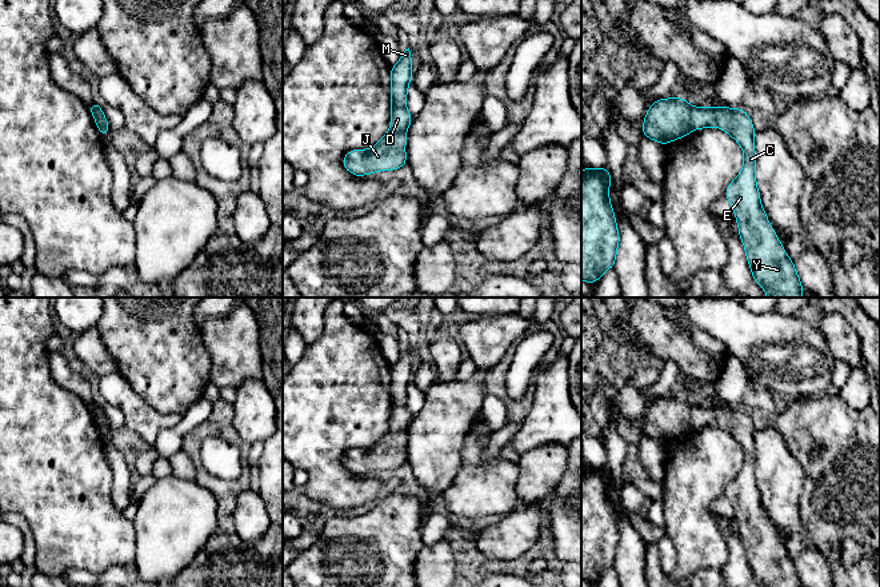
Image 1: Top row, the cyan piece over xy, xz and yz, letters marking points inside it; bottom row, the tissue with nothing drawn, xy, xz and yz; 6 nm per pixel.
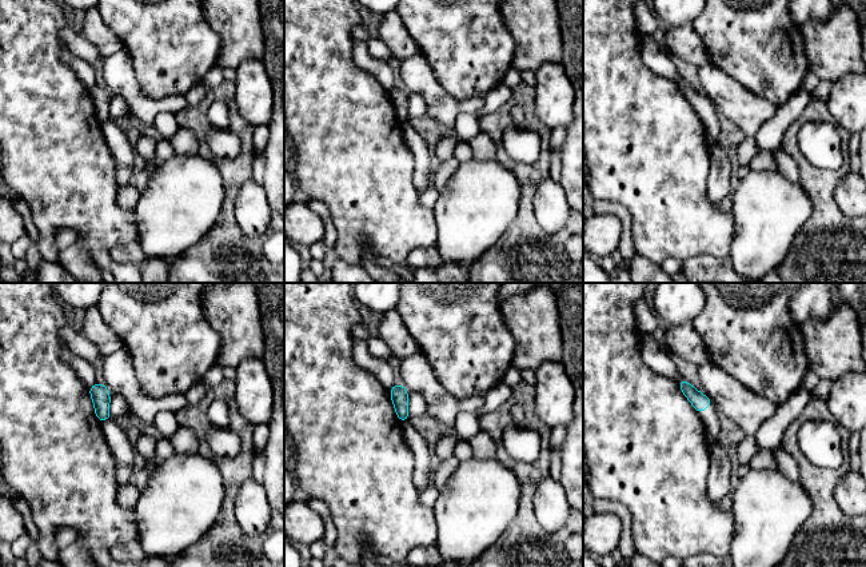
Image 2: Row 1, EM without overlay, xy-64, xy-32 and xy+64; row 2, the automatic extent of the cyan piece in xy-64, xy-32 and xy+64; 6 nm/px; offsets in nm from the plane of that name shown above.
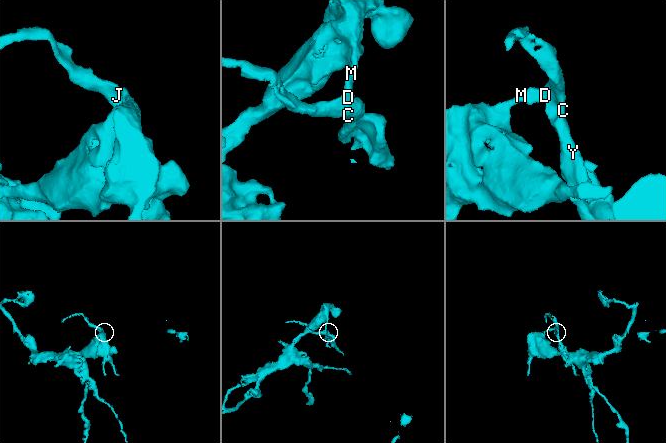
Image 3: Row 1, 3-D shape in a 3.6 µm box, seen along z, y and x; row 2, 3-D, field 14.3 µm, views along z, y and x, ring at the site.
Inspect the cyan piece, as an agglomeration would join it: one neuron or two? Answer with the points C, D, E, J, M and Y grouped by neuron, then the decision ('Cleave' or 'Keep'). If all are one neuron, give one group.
Groups: C D E J Y / M. Cleave

